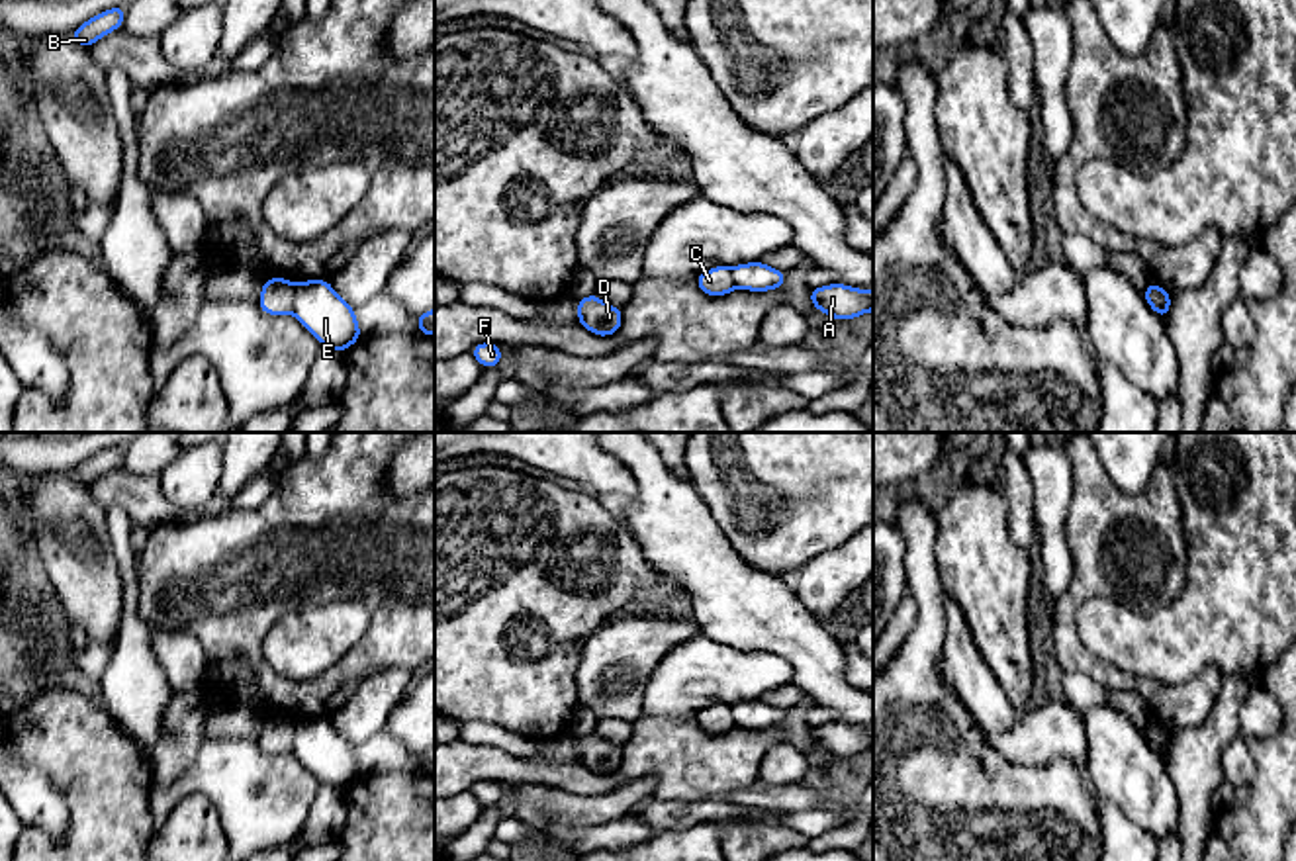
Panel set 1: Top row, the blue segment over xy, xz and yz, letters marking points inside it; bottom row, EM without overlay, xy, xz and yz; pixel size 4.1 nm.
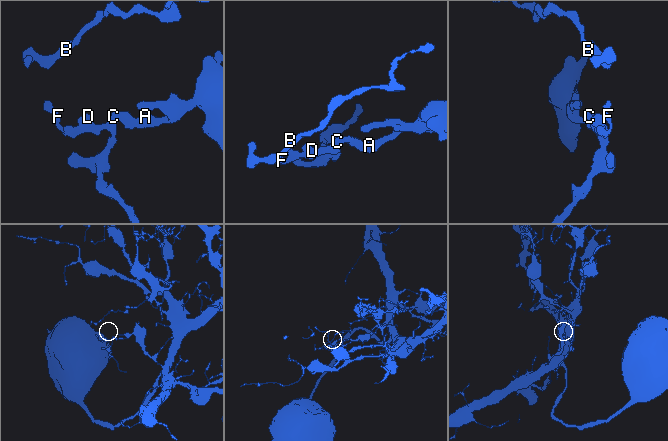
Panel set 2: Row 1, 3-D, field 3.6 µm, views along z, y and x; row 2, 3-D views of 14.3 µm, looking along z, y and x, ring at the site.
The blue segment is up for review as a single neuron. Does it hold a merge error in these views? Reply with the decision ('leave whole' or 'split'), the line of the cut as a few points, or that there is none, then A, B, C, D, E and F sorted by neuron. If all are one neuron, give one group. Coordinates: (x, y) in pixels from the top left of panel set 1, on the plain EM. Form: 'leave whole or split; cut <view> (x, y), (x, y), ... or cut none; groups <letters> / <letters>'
split; cut xy (296, 723), (290, 750); groups A B E / C D F

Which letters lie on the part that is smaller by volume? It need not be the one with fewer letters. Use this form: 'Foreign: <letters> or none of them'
Foreign: C, D, F

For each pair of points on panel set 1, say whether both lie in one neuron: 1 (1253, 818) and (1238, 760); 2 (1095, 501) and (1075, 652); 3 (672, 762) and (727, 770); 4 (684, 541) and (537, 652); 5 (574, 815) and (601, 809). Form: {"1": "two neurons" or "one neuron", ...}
{"1": "two neurons", "2": "one neuron", "3": "one neuron", "4": "two neurons", "5": "one neuron"}

